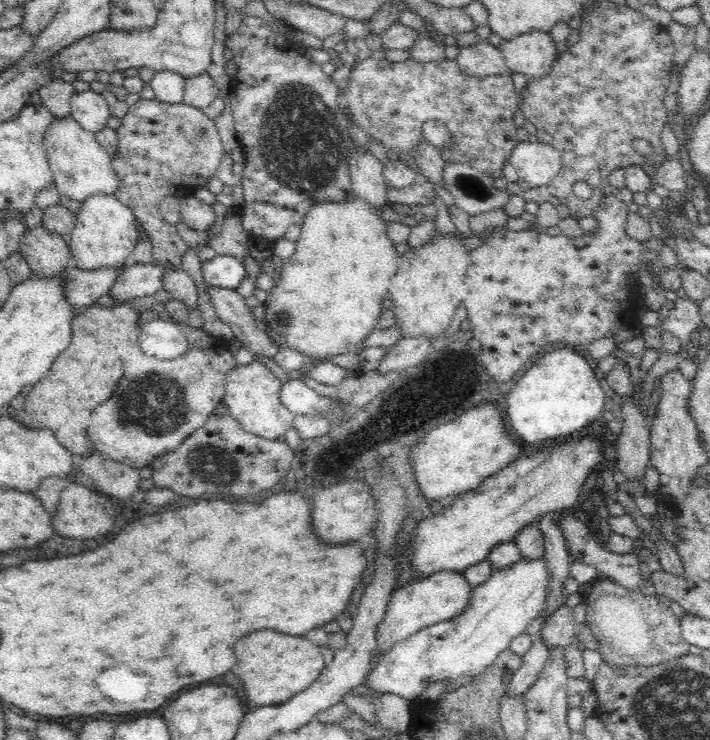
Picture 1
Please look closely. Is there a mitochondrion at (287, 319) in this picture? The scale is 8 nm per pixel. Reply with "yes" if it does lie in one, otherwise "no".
yes

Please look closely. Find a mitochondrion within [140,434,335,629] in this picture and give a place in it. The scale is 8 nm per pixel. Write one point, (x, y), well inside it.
(212, 463)

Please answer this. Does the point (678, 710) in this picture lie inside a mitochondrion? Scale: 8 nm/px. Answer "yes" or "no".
yes

